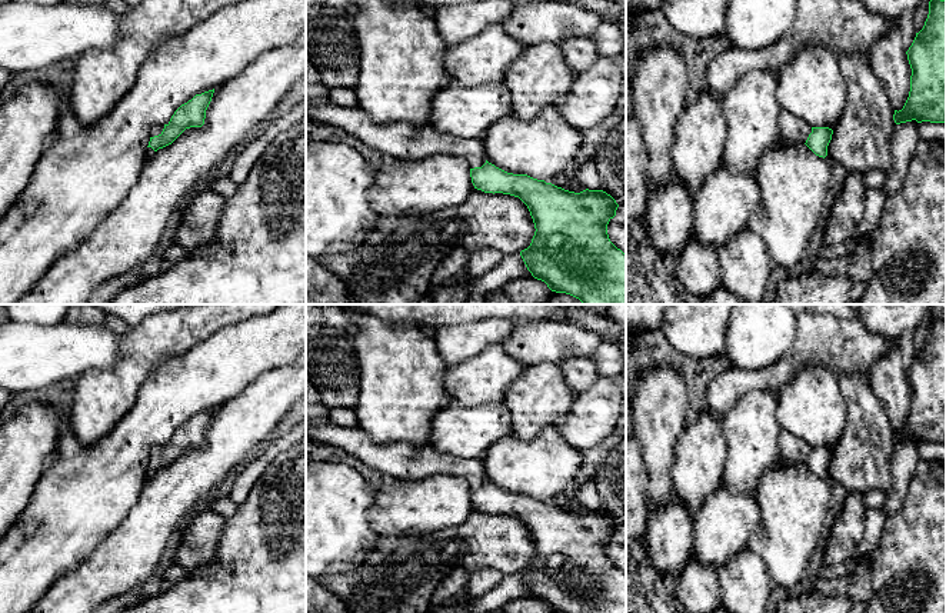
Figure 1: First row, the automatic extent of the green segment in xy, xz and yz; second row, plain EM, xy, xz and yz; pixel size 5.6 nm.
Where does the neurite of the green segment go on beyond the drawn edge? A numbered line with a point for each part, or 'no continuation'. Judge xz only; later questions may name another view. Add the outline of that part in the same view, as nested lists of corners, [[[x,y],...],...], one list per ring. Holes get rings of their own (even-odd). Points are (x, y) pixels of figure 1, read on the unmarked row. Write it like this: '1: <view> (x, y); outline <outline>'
1: xz (400, 460); outline [[[327,423],[306,424],[306,440],[336,446],[382,474],[396,479],[424,479],[434,474],[463,477],[470,489],[486,483],[483,459],[459,459],[432,446],[414,449],[407,443],[379,444],[363,429]]]

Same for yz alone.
1: yz (793, 449); outline [[[780,429],[779,449],[783,463],[805,464],[812,453],[812,447],[803,439],[792,434],[786,429]]]

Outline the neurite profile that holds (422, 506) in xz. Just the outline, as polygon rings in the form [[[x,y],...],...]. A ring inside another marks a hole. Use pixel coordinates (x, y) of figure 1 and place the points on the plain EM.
[[[434,474],[424,479],[397,479],[392,490],[373,489],[374,503],[367,519],[380,537],[400,537],[427,534],[444,527],[463,523],[474,510],[470,497],[470,486],[460,476]]]

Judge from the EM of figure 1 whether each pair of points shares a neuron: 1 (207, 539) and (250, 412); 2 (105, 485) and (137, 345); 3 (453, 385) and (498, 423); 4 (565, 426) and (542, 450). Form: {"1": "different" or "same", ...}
{"1": "different", "2": "different", "3": "different", "4": "different"}

